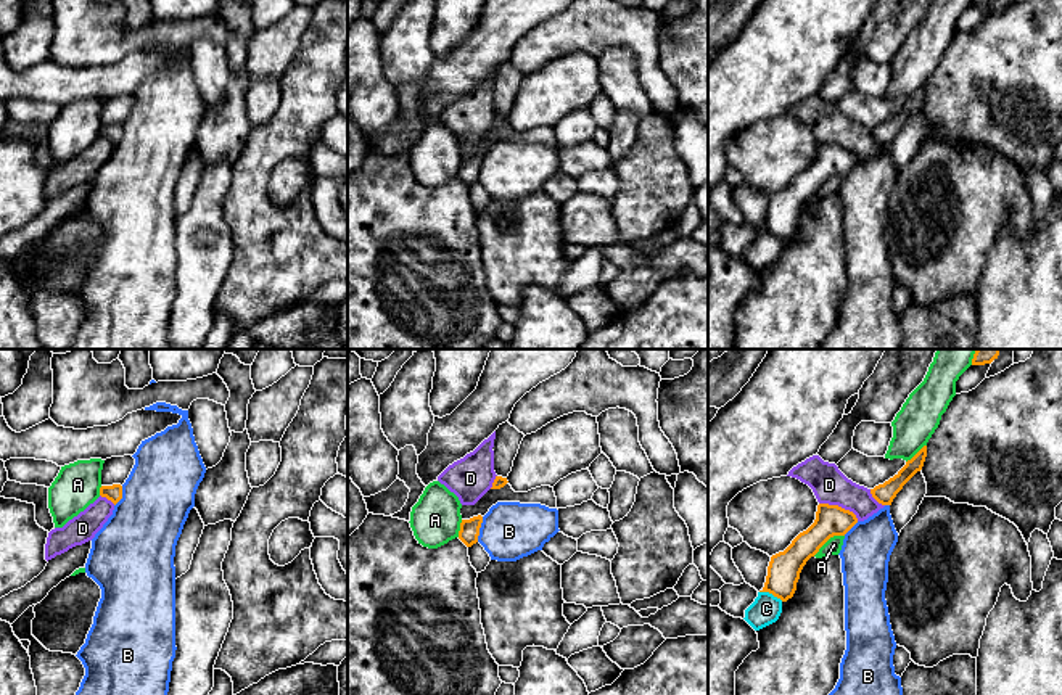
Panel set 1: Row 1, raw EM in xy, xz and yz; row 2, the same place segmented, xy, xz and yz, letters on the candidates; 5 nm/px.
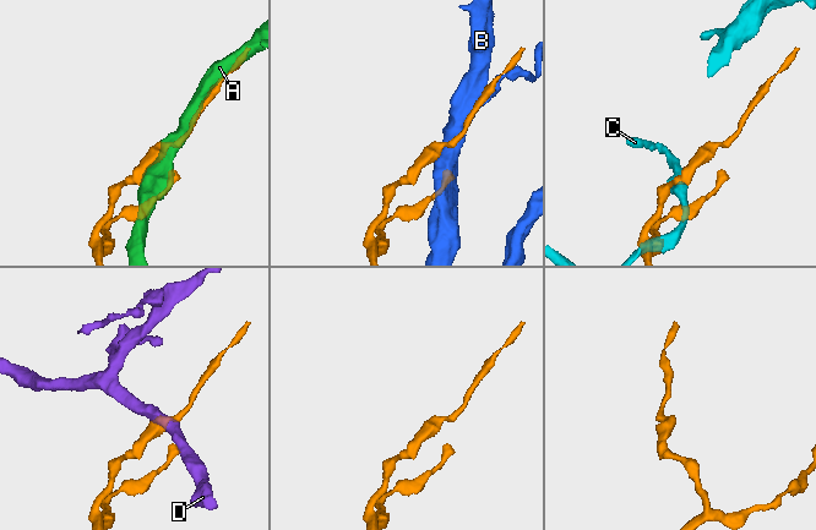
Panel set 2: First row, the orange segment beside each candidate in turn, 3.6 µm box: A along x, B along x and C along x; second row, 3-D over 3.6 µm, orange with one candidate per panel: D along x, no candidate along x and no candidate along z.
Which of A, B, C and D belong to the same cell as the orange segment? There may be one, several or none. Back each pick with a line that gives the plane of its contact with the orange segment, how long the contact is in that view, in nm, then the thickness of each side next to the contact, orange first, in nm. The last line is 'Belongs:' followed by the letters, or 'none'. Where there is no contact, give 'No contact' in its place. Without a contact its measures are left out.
Belongs: none

